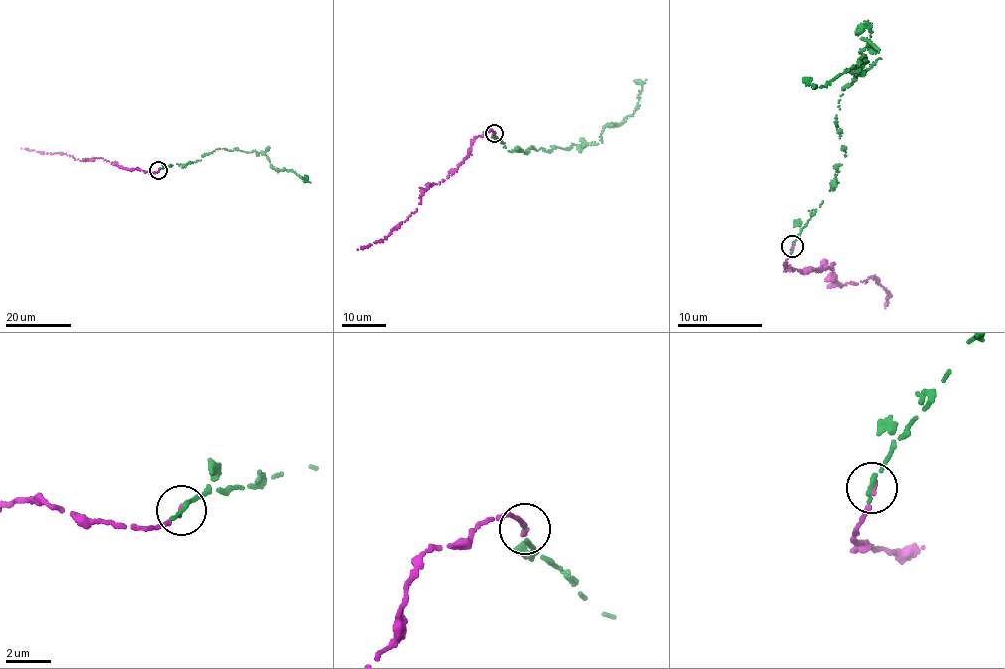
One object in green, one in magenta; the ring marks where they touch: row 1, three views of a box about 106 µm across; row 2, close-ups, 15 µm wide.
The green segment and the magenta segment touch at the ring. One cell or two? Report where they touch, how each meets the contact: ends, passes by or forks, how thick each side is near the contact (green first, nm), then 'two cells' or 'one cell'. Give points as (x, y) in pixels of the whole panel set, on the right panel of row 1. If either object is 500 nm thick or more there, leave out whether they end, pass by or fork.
place (792, 246); green ends; magenta ends; calibres 280 and 180 nm; one cell

